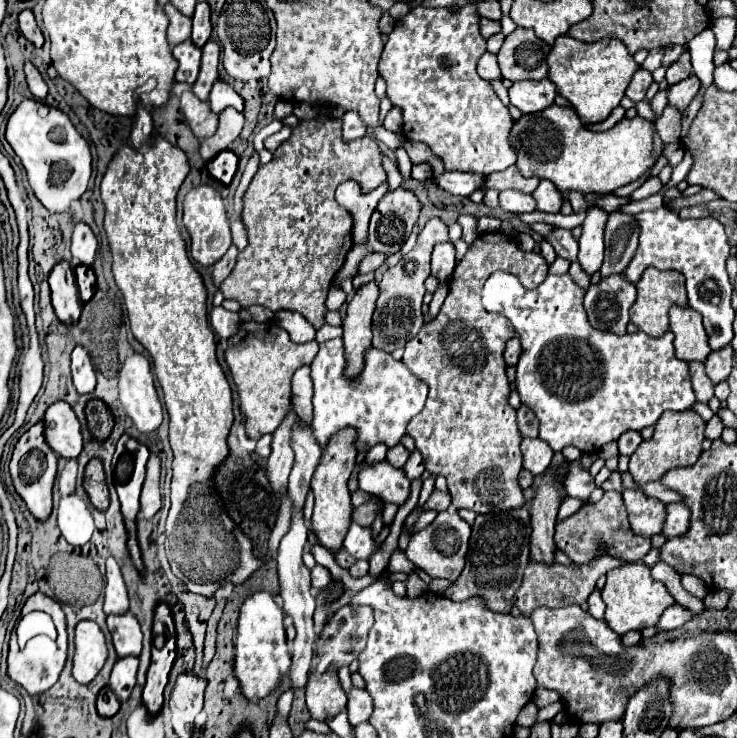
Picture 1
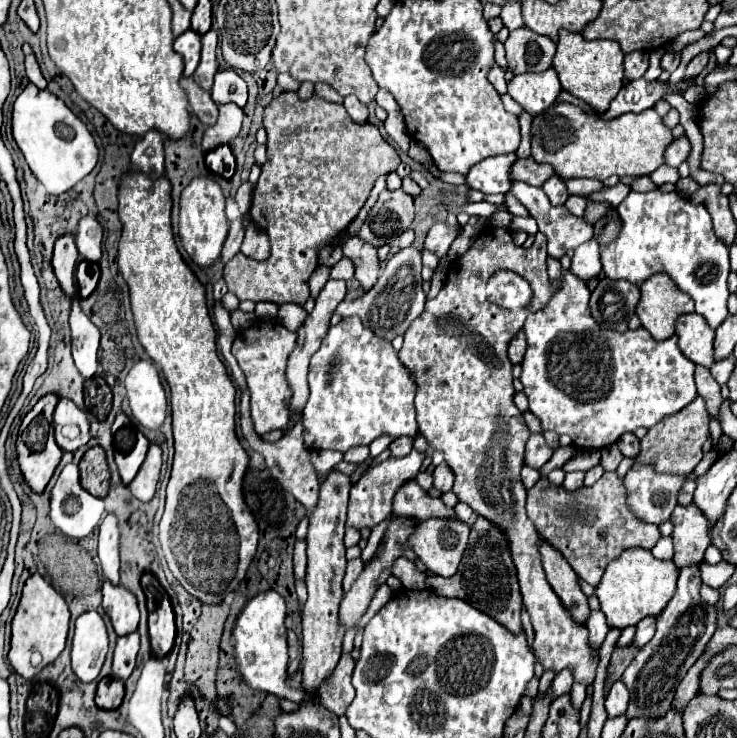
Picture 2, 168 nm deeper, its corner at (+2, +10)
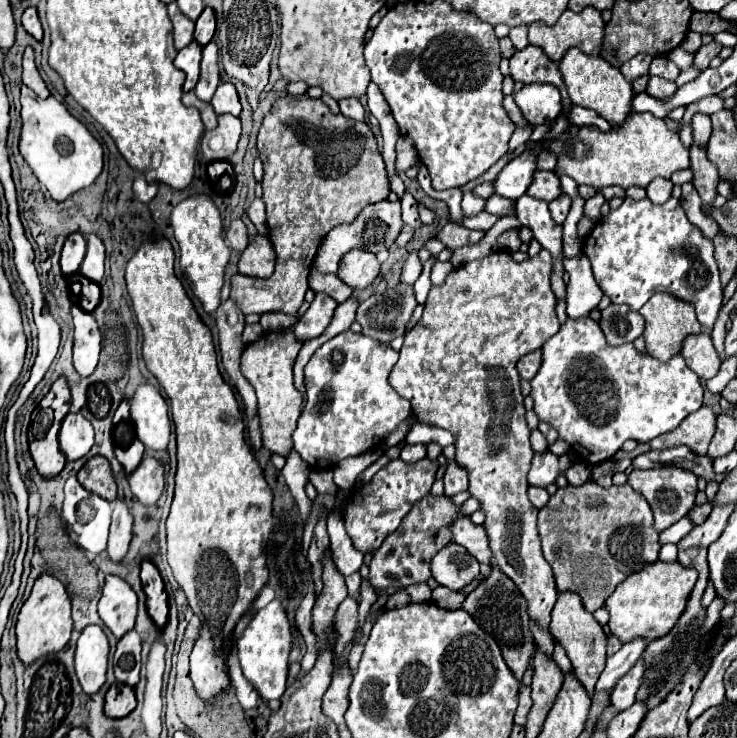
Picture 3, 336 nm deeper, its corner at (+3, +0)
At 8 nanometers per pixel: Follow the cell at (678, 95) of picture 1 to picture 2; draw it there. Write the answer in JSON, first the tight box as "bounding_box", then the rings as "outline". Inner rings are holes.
{"bounding_box":[686,52,710,76],"outline":[[[702,52],[702,54],[698,54],[696,58],[692,58],[692,62],[690,62],[688,68],[686,68],[686,76],[698,76],[698,74],[706,68],[708,58],[710,58],[708,52]]]}

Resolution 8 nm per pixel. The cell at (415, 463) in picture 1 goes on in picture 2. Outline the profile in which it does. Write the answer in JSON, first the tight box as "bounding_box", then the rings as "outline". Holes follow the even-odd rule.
{"bounding_box":[346,450,424,530],"outline":[[[412,450],[404,458],[390,456],[388,460],[368,468],[362,474],[362,478],[350,490],[350,504],[348,504],[348,522],[346,522],[346,526],[354,526],[356,530],[362,530],[362,528],[374,528],[376,524],[388,520],[392,516],[392,498],[398,492],[398,486],[402,486],[402,482],[414,480],[416,474],[422,468],[422,462],[424,462],[424,454],[418,452],[418,450]]]}

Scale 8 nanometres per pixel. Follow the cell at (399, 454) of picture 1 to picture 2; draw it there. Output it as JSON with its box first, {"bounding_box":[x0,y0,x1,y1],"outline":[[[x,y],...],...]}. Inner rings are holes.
{"bounding_box":[390,436,414,456],"outline":[[[398,436],[390,444],[390,452],[392,452],[392,456],[406,456],[412,450],[412,444],[414,444],[414,438],[410,438],[410,436]]]}

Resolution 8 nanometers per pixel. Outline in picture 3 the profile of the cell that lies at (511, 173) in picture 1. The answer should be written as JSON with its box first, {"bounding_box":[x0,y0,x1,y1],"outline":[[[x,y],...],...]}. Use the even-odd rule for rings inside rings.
{"bounding_box":[527,170,561,202],"outline":[[[537,170],[533,174],[533,180],[527,188],[527,194],[533,196],[533,198],[539,198],[539,200],[545,200],[545,202],[551,202],[555,200],[559,194],[561,194],[561,184],[559,184],[559,178],[555,172],[543,172],[543,170]]]}

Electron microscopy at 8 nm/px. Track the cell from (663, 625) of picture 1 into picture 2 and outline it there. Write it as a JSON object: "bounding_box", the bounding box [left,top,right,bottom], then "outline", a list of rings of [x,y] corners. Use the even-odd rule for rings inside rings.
{"bounding_box":[632,618,656,650],"outline":[[[644,618],[636,624],[636,634],[632,640],[632,646],[636,646],[638,650],[642,646],[646,646],[650,642],[650,638],[654,636],[654,626],[656,626],[656,618]]]}

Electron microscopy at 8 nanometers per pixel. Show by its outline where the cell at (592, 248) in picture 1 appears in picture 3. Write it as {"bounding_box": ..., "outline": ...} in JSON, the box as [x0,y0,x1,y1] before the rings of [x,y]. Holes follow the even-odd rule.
{"bounding_box":[563,254,603,318],"outline":[[[577,254],[575,258],[563,262],[565,270],[569,272],[567,284],[567,316],[581,318],[587,316],[593,308],[597,308],[603,292],[593,276],[591,262],[585,254]]]}

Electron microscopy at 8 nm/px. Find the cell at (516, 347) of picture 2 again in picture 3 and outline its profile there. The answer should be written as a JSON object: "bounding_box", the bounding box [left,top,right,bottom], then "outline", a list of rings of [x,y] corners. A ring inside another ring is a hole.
{"bounding_box":[517,350,541,380],"outline":[[[541,350],[529,352],[525,354],[519,362],[517,362],[517,372],[523,380],[531,380],[537,374],[537,368],[541,366]]]}

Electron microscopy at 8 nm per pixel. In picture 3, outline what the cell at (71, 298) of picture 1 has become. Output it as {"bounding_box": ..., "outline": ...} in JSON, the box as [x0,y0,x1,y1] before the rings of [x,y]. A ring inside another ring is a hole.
{"bounding_box":[59,234,87,276],"outline":[[[71,234],[65,240],[63,250],[61,250],[61,260],[59,260],[61,272],[65,276],[79,270],[79,264],[83,262],[83,256],[85,256],[85,248],[87,248],[87,244],[85,244],[85,238],[81,234]]]}

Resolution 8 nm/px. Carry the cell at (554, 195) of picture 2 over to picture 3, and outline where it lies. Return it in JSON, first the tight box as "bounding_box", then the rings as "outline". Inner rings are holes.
{"bounding_box":[549,194,571,224],"outline":[[[561,194],[559,198],[551,200],[549,202],[549,210],[551,210],[551,216],[557,224],[563,224],[565,218],[567,218],[567,212],[569,212],[569,206],[571,206],[571,198],[567,194]]]}

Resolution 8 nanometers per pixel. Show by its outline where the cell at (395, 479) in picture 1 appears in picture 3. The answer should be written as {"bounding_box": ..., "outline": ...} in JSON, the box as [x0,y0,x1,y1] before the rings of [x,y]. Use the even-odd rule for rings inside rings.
{"bounding_box":[449,516,491,564],"outline":[[[457,516],[449,524],[449,532],[453,540],[469,550],[473,558],[477,558],[481,564],[491,564],[491,552],[487,546],[487,536],[481,526],[475,526],[467,516]]]}

